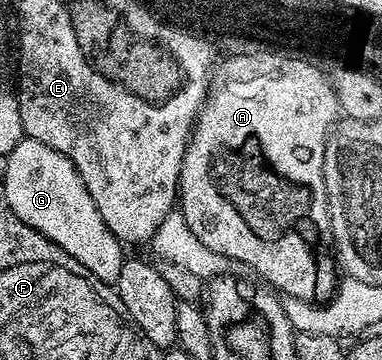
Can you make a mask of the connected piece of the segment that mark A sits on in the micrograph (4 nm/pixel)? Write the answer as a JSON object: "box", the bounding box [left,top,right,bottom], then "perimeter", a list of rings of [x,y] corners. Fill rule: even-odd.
{"box":[179,49,339,305],"perimeter":[[[270,49],[220,60],[183,157],[179,210],[207,249],[234,264],[246,263],[282,296],[320,305],[328,303],[339,286],[323,177],[325,141],[338,122],[339,106],[330,76],[308,62],[308,58]]]}

